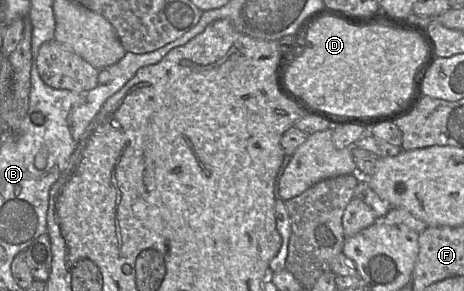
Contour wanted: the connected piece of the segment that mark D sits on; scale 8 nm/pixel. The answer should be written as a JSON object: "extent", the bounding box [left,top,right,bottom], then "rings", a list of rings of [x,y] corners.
{"extent":[282,16,429,117],"rings":[[[325,16],[309,28],[305,42],[306,50],[282,75],[283,89],[303,97],[319,109],[338,115],[375,117],[407,107],[415,97],[417,71],[429,59],[428,45],[418,31],[394,27],[379,20],[352,24]]]}

